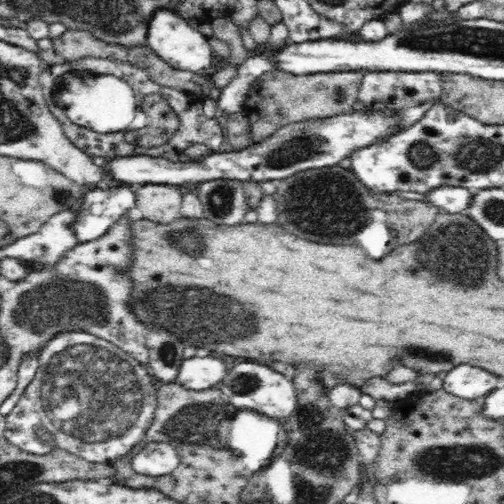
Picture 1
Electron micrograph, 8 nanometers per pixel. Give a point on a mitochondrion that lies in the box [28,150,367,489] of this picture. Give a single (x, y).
(85, 393)

